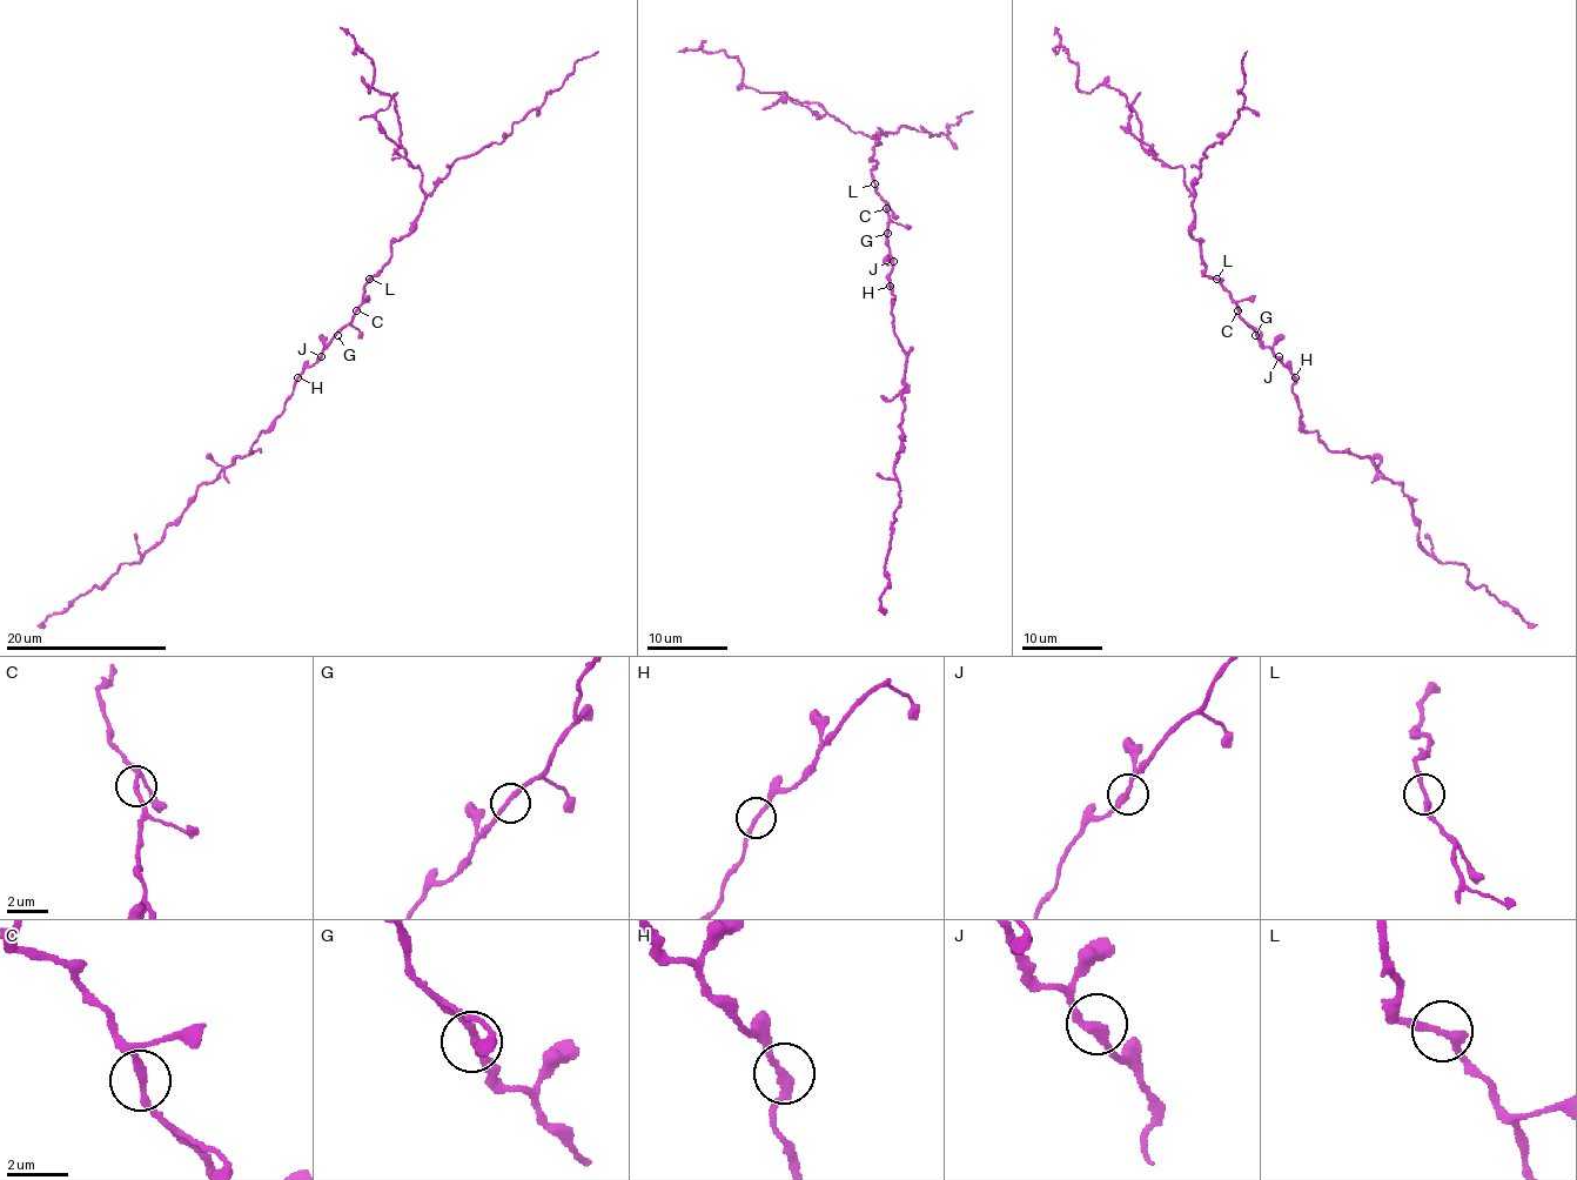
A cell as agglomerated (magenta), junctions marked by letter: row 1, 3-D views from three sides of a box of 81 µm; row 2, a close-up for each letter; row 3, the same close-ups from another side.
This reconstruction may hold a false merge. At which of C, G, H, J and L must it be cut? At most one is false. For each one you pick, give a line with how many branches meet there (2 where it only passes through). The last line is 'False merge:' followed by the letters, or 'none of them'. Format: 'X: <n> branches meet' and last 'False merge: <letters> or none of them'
L: 2 branches meet
False merge: L

